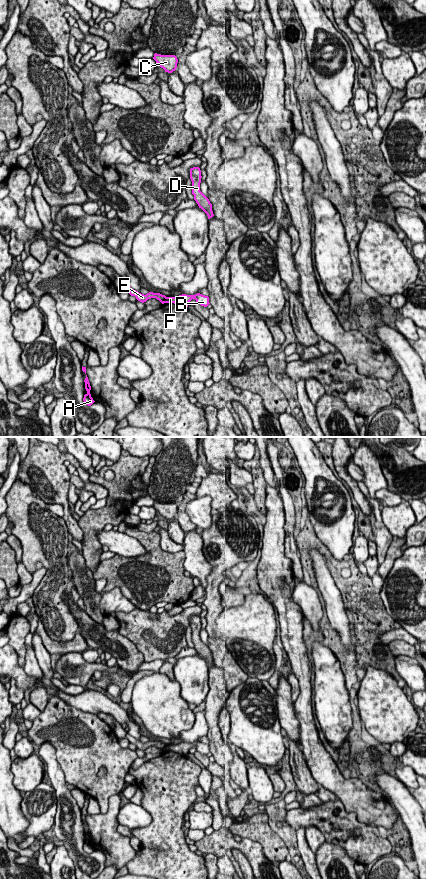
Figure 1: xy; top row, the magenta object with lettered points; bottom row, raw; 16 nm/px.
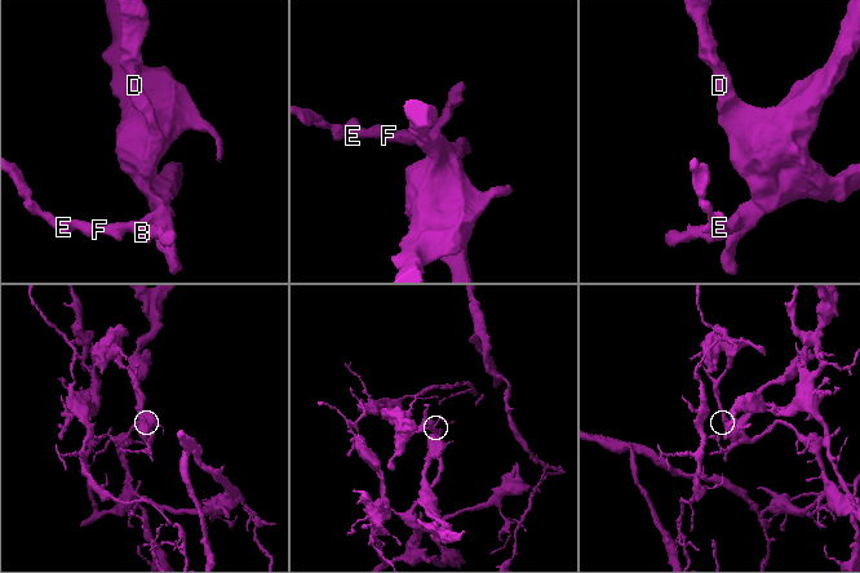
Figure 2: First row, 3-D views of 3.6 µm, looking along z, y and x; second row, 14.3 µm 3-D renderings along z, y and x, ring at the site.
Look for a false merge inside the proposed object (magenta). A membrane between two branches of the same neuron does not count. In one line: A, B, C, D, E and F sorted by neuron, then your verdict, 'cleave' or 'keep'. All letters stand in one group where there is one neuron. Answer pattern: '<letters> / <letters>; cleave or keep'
A E / B C D F; cleave

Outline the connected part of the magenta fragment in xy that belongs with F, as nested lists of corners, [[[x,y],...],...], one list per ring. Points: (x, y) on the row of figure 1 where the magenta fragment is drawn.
[[[197,293],[195,295],[182,294],[182,295],[175,296],[175,297],[166,297],[165,302],[166,303],[174,303],[176,305],[183,307],[183,308],[187,308],[189,305],[189,302],[192,299],[195,299],[196,303],[198,303],[204,307],[207,307],[210,304],[209,303],[209,297],[202,295],[200,293]]]

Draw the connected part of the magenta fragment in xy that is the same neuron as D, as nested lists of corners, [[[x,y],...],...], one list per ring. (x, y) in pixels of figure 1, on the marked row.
[[[193,167],[190,169],[190,179],[192,181],[192,194],[194,195],[194,200],[208,216],[208,219],[214,216],[212,211],[212,204],[209,199],[200,191],[201,183],[201,170],[199,167]]]

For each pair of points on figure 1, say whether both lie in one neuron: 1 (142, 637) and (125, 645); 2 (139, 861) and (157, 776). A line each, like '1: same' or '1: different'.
1: different
2: same

